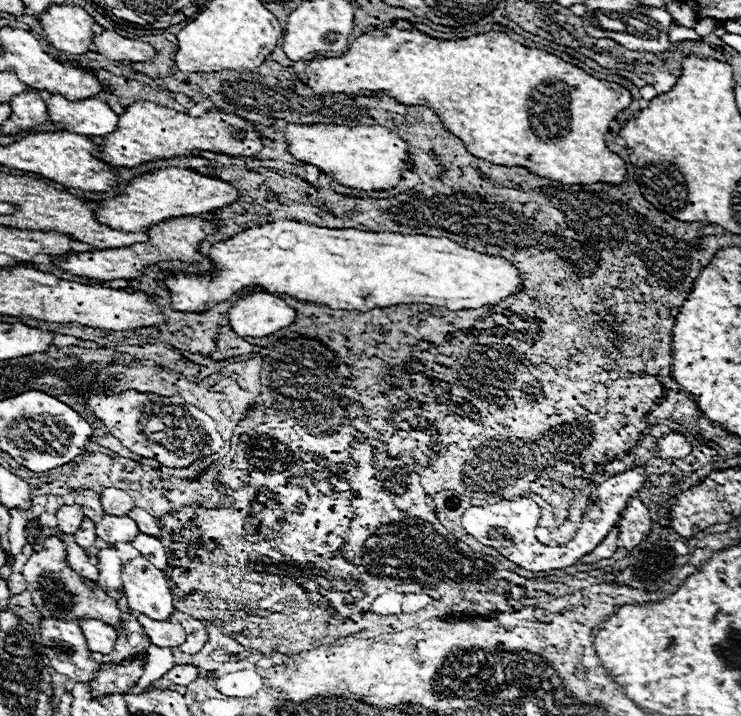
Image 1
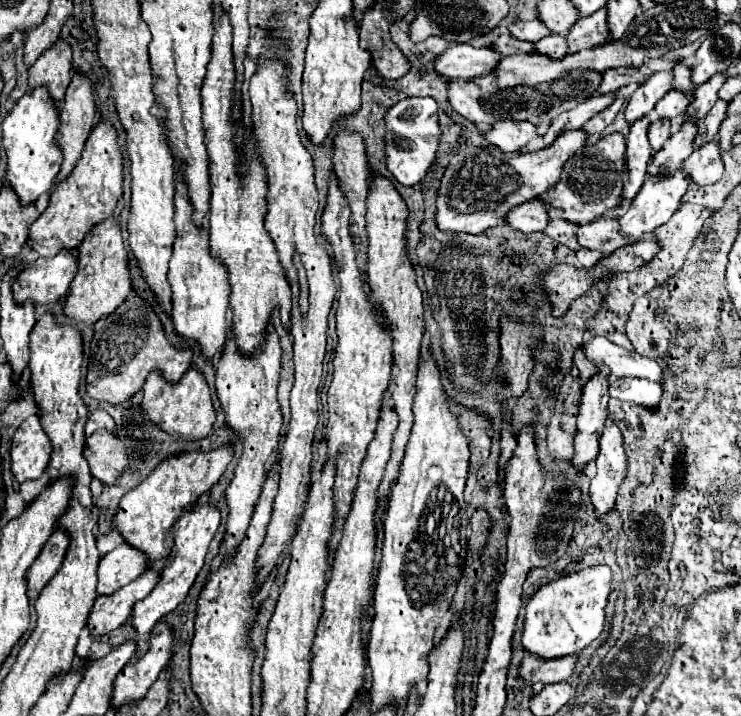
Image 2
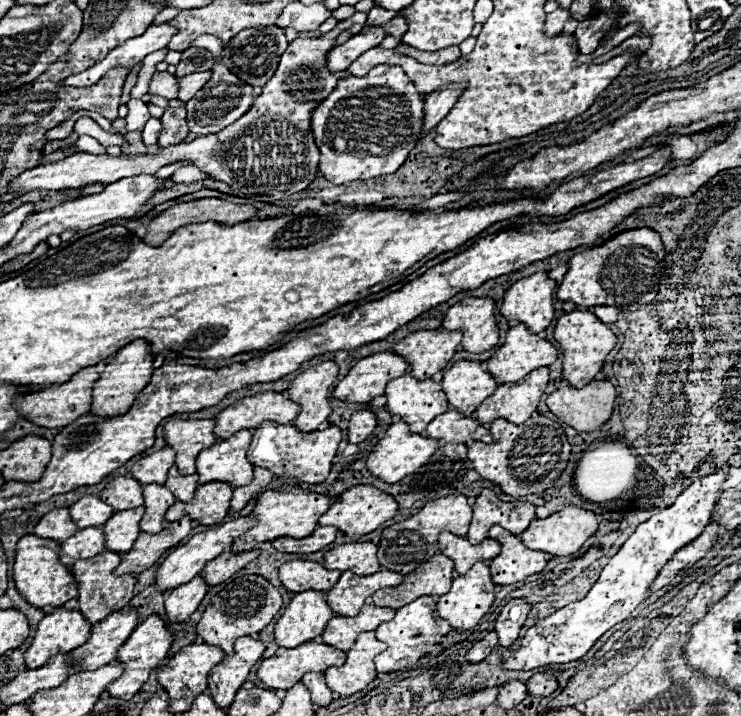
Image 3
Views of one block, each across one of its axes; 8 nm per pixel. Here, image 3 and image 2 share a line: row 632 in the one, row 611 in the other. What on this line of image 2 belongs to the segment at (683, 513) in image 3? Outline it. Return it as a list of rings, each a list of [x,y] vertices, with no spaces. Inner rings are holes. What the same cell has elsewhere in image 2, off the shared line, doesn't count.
[[[592,566],[544,584],[526,606],[522,648],[536,658],[552,660],[578,654],[580,650],[590,646],[590,642],[596,640],[602,632],[604,606],[610,594],[610,580],[612,572],[608,566]]]

